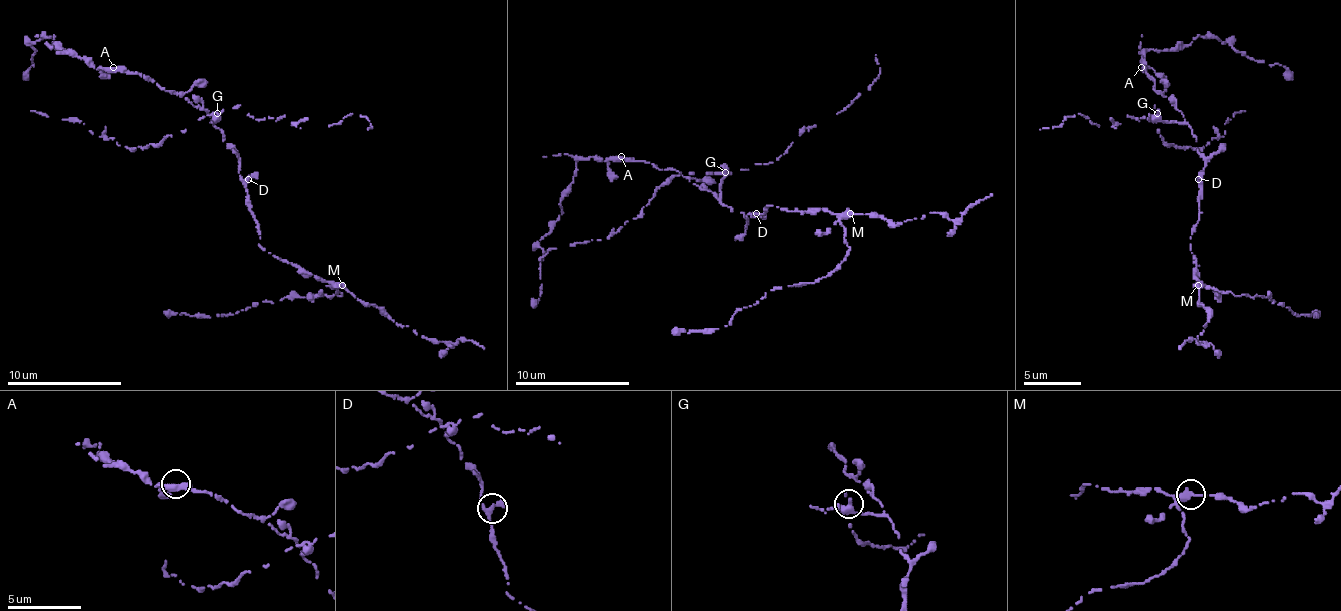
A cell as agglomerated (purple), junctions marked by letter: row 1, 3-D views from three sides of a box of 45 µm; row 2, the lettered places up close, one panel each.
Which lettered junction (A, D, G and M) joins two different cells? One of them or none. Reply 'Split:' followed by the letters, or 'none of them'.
Split: G

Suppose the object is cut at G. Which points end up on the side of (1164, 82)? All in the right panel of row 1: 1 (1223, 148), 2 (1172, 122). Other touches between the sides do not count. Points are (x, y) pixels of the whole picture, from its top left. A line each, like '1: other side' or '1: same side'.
1: same side
2: same side

